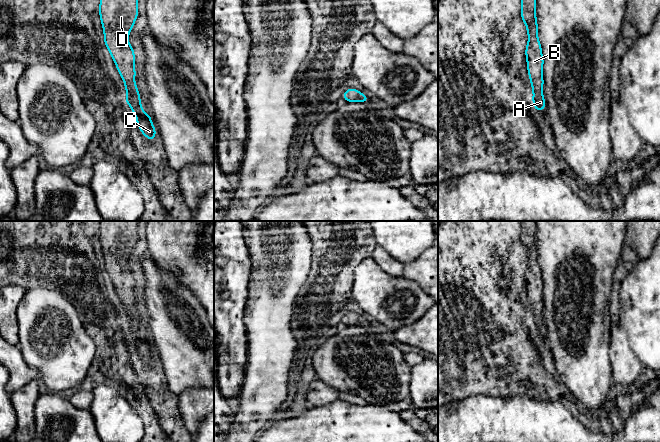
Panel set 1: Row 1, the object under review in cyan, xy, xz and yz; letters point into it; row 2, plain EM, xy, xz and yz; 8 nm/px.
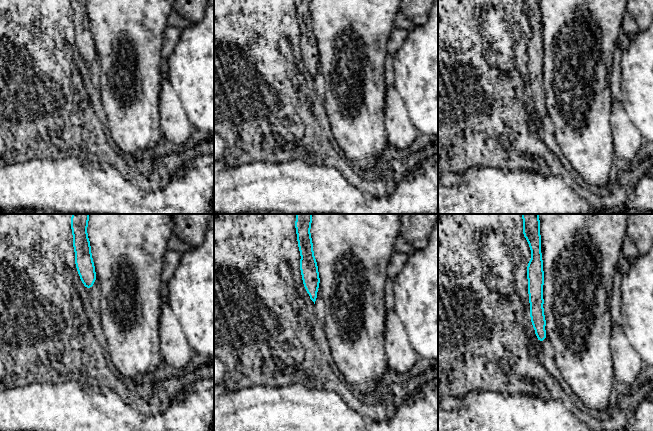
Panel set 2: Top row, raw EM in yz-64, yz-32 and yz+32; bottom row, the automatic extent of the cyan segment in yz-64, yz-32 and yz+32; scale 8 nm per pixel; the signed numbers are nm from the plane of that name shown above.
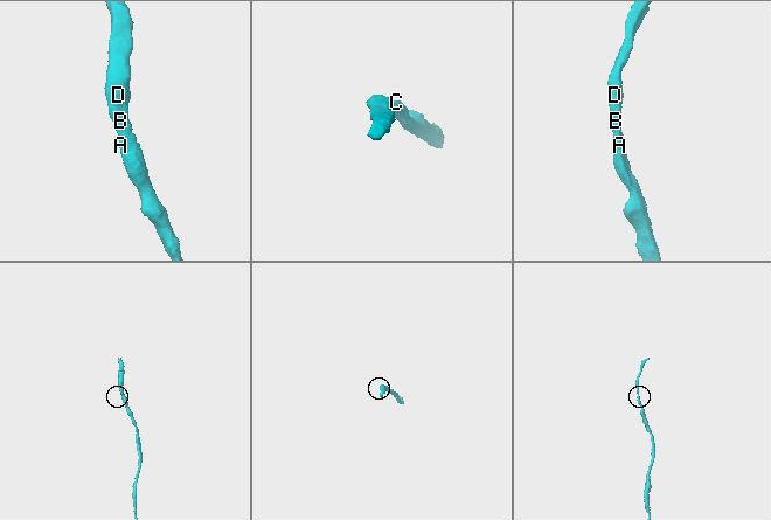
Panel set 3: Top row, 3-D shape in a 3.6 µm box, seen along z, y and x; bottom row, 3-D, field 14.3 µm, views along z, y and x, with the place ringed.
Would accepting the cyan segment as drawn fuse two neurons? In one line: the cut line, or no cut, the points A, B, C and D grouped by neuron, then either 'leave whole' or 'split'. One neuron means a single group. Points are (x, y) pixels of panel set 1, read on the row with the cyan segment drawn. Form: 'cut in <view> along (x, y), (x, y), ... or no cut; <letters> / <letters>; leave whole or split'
no cut; A B C D; leave whole

